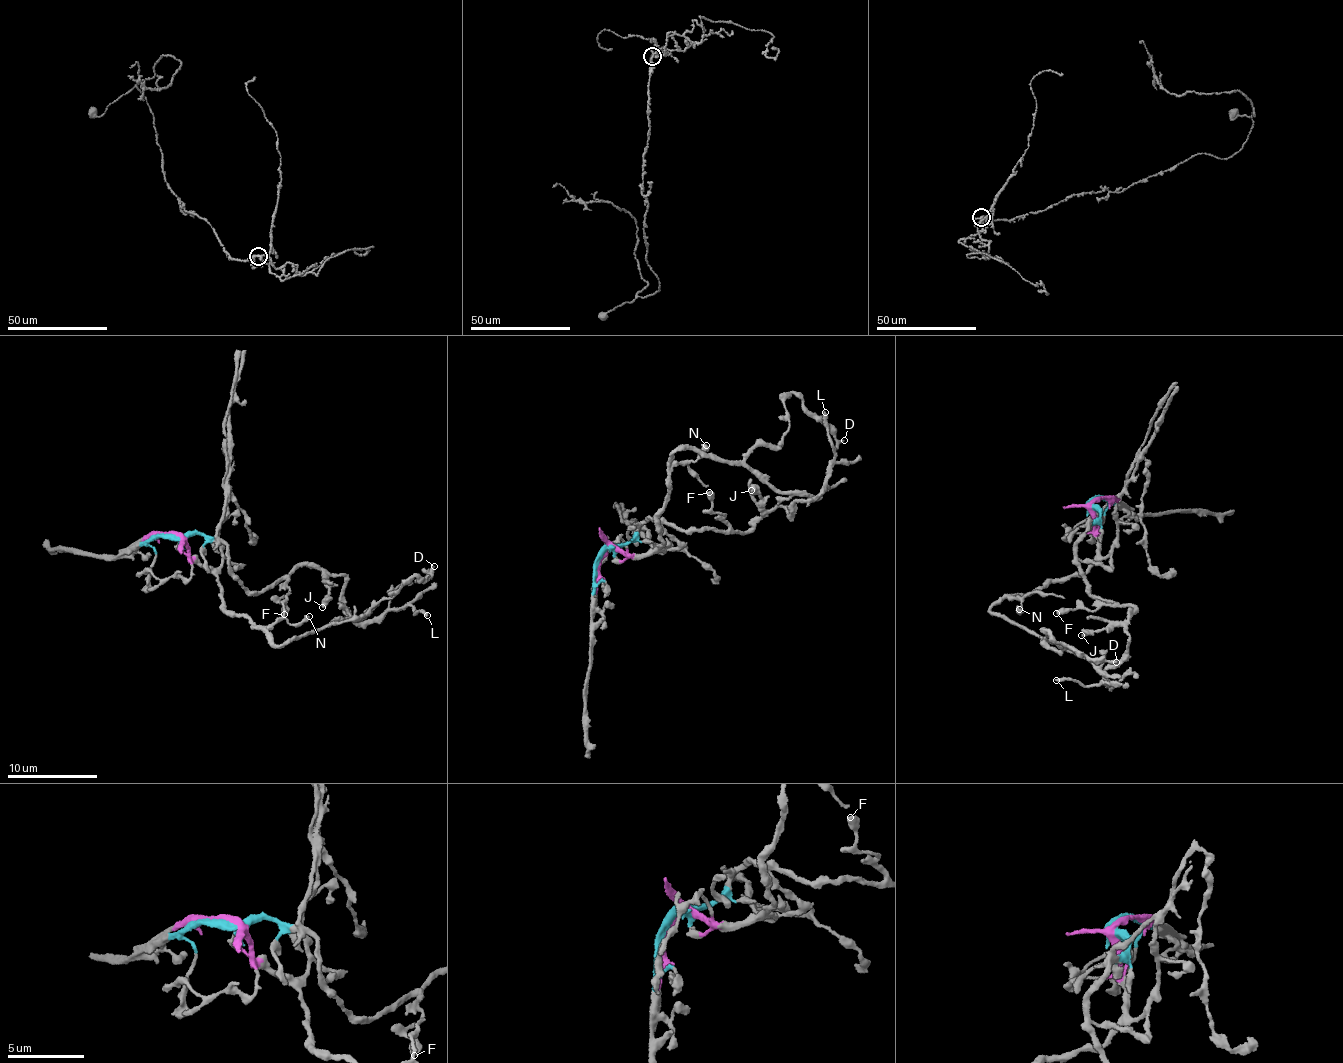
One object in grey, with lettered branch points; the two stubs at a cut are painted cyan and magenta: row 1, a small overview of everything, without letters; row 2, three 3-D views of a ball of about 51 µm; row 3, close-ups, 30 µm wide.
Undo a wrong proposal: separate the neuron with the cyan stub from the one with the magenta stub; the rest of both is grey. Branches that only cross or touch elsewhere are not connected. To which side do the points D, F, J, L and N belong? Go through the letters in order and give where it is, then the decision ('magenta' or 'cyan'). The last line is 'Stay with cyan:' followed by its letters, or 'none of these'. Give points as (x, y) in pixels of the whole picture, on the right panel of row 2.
D: place (1116, 662); magenta
F: place (1056, 613); cyan
J: place (1081, 635); cyan
L: place (1056, 680); cyan
N: place (1019, 609); magenta
Stay with cyan: F, J, L

